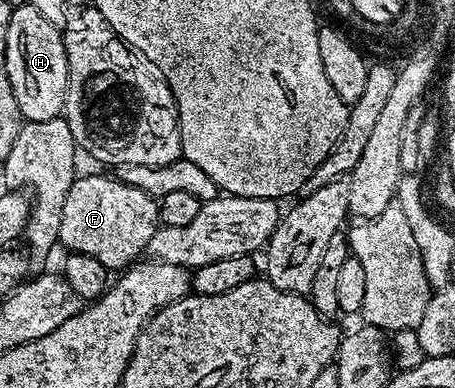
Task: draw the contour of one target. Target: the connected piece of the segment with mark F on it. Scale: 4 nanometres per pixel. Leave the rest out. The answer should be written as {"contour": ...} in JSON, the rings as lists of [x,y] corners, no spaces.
{"contour":[[[82,179],[71,190],[67,206],[63,206],[61,252],[74,261],[90,260],[111,274],[130,272],[144,260],[159,229],[159,212],[150,201],[135,192],[108,182],[96,184]]]}

